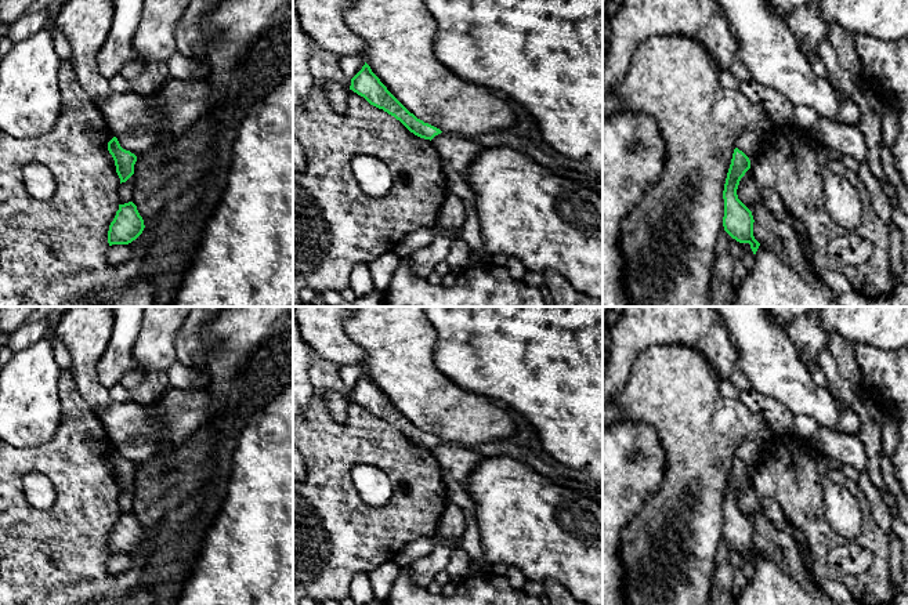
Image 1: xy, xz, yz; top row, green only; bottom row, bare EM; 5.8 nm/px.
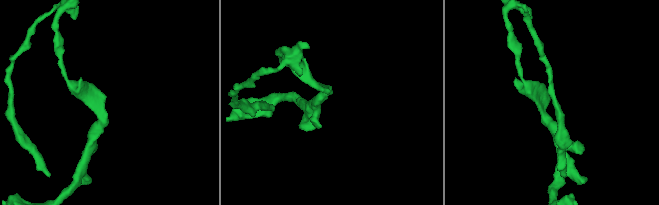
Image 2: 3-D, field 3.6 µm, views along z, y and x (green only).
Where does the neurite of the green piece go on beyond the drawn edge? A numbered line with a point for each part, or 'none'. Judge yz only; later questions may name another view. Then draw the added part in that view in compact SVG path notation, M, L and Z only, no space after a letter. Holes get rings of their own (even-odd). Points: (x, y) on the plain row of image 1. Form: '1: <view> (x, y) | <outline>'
none

